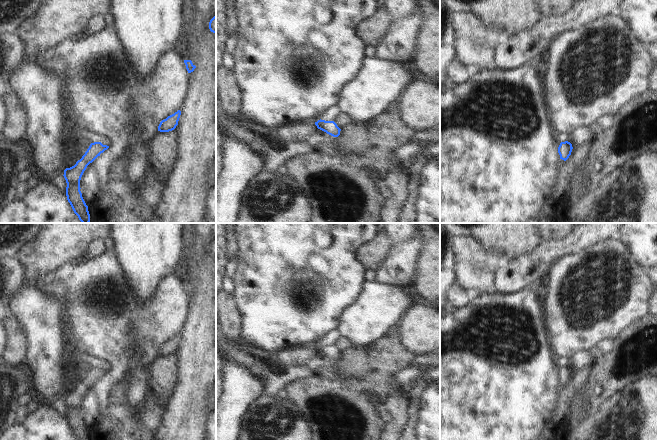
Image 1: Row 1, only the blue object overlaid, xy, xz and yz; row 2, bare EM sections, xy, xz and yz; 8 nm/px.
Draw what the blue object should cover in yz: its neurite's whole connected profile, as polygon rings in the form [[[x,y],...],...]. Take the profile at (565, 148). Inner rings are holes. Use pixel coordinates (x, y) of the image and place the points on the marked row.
[[[568,141],[561,142],[558,147],[558,153],[560,155],[560,159],[566,161],[572,152],[572,144]]]

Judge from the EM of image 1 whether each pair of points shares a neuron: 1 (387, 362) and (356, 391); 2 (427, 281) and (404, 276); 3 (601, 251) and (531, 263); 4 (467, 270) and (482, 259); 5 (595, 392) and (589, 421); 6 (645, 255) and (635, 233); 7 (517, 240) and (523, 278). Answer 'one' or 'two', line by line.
1: one
2: two
3: two
4: one
5: one
6: one
7: two

